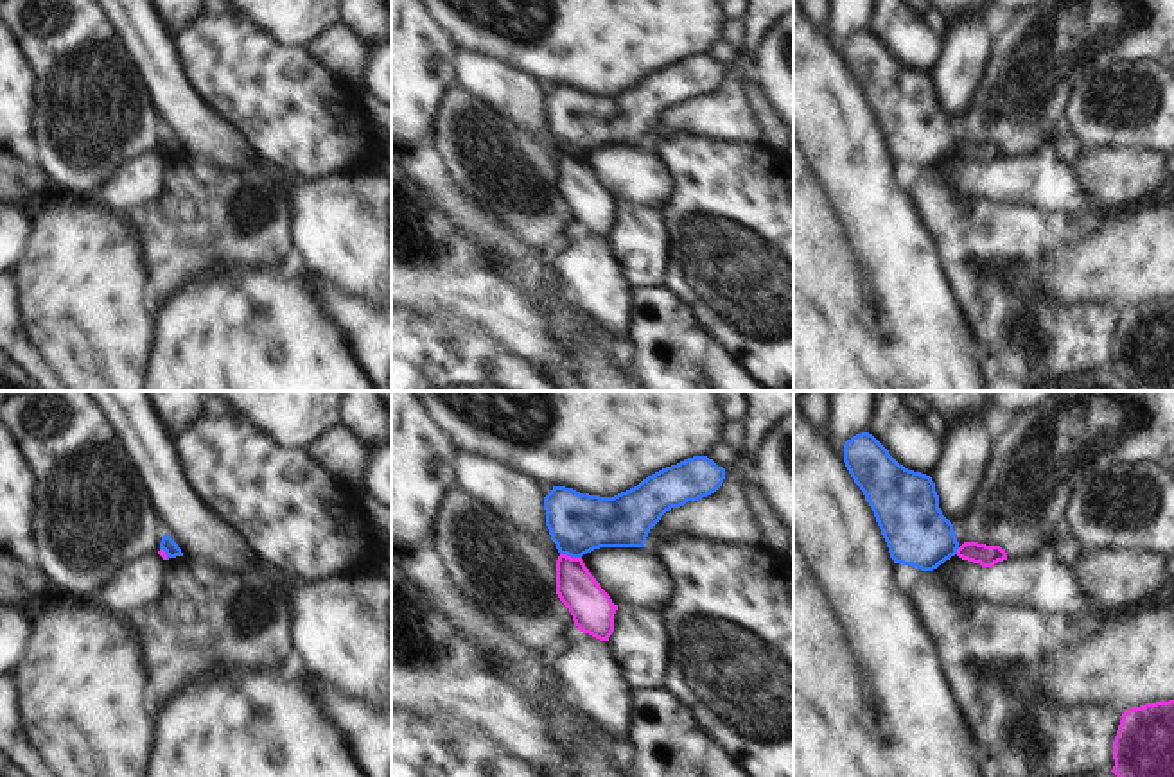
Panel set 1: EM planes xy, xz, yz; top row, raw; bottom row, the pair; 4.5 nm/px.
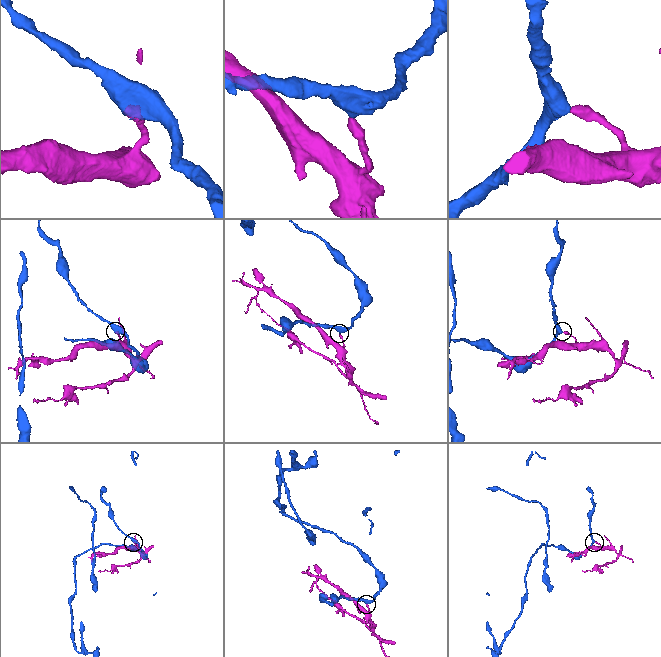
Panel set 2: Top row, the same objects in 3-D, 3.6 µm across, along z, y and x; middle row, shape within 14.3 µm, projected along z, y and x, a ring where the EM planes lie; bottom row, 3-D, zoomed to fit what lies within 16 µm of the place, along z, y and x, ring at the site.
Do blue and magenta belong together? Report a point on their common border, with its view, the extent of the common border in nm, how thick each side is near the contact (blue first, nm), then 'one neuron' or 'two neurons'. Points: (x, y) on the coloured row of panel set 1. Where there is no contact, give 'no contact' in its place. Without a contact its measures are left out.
contact xz (571, 557); length 100 nm; calibres 280 and 190 nm; two neurons

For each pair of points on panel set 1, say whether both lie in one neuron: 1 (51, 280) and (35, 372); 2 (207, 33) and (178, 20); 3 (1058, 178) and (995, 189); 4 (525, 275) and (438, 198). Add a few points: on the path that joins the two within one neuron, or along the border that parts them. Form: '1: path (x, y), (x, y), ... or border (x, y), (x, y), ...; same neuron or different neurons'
1: border (18, 318), (27, 341), (54, 372); different neurons
2: border (198, 18), (173, 34); different neurons
3: path (1042, 180), (1011, 180); same neuron
4: path (508, 252), (462, 212); same neuron

